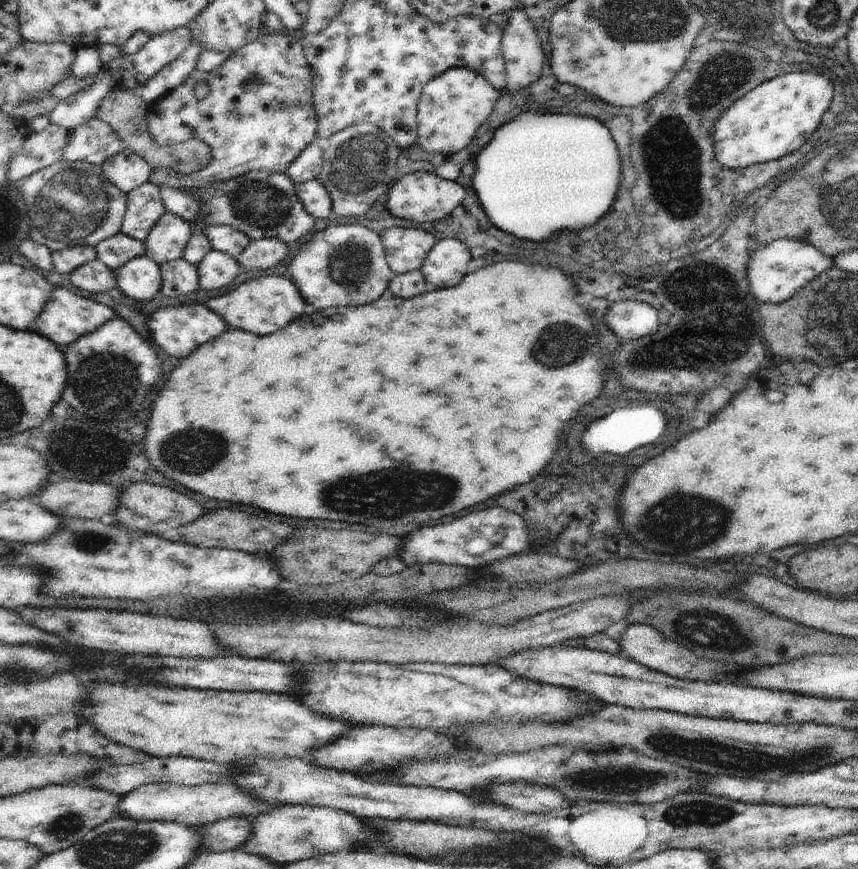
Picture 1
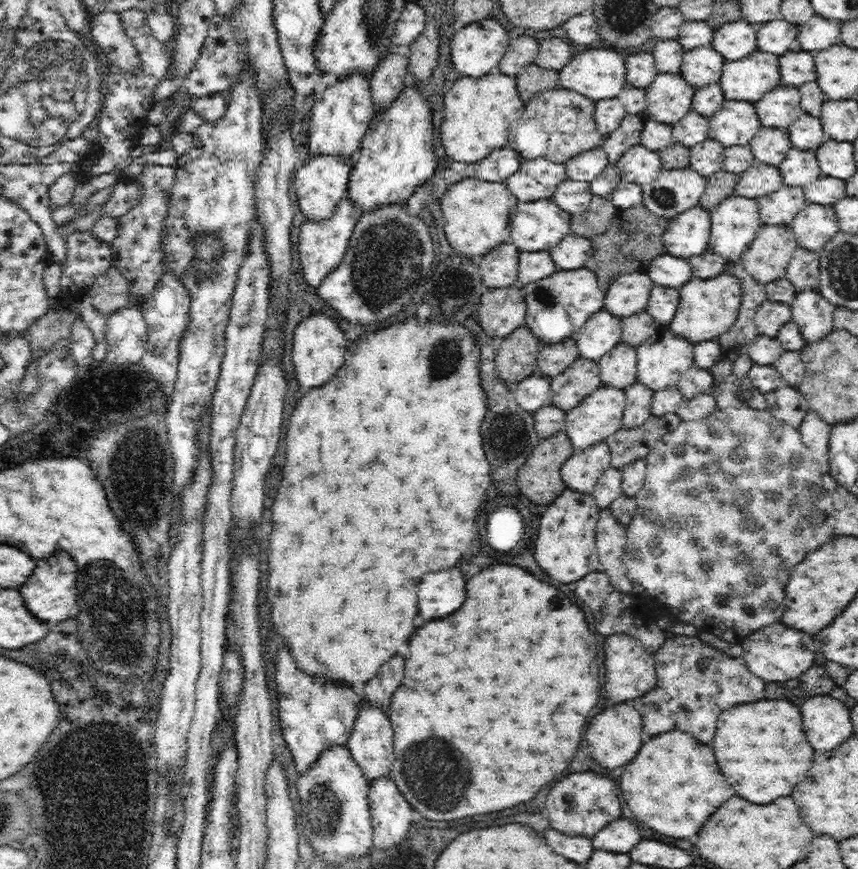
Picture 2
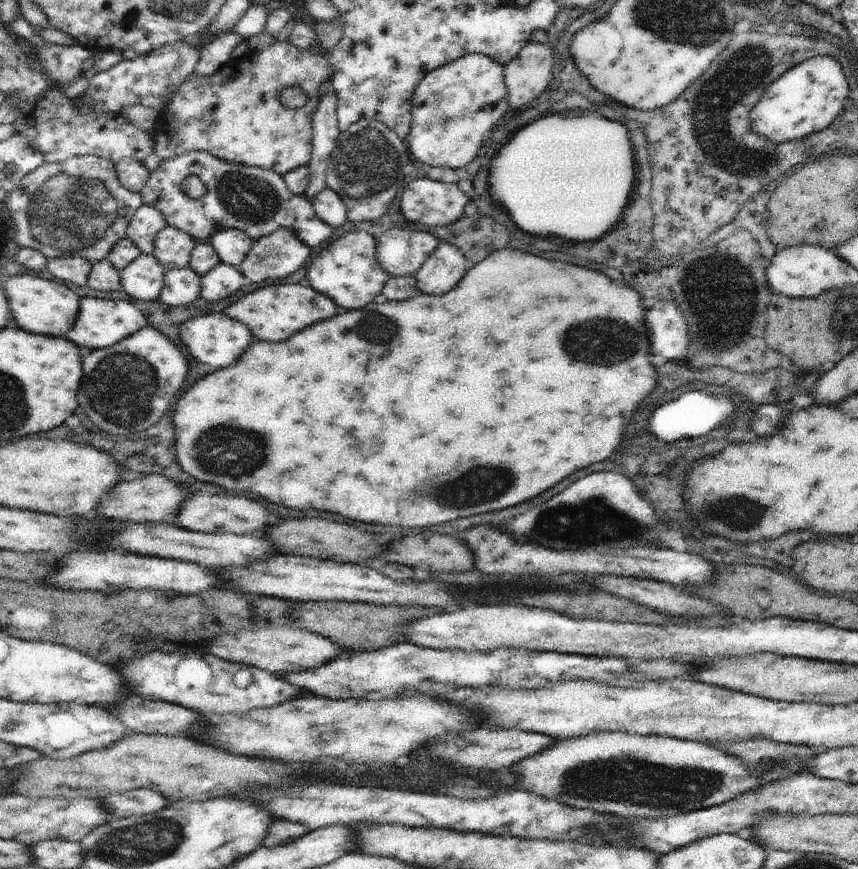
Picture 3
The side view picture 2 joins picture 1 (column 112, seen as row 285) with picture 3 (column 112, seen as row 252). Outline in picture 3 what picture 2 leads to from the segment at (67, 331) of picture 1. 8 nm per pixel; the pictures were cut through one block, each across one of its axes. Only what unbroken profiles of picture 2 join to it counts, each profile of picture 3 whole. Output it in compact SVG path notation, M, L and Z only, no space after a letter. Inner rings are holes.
M83 297L75 323L64 337L85 350L103 349L114 346L146 325L148 325L147 318L134 302Z

